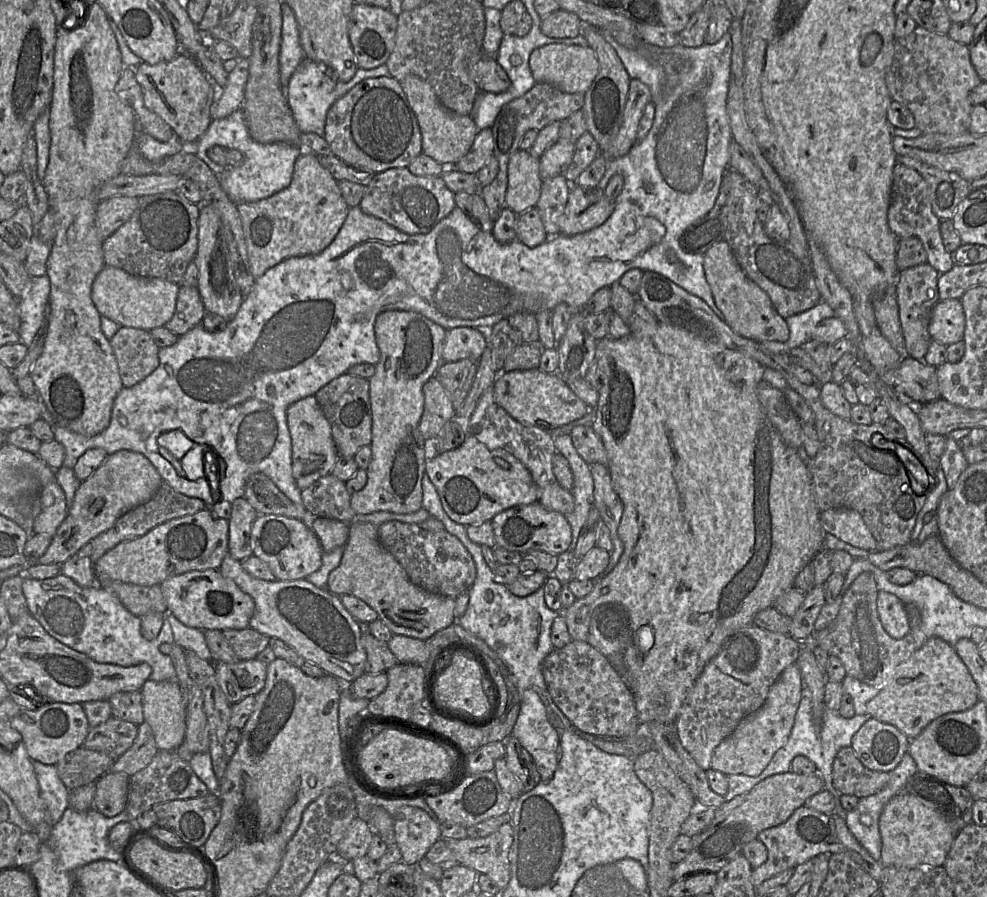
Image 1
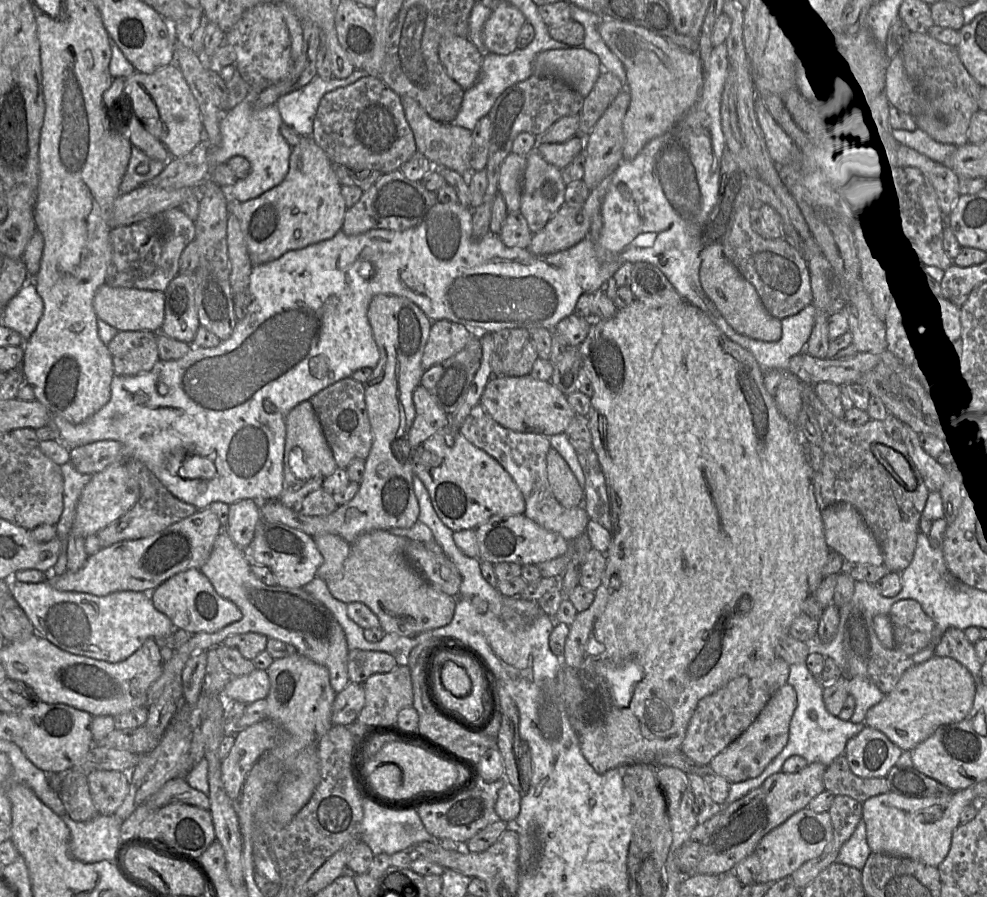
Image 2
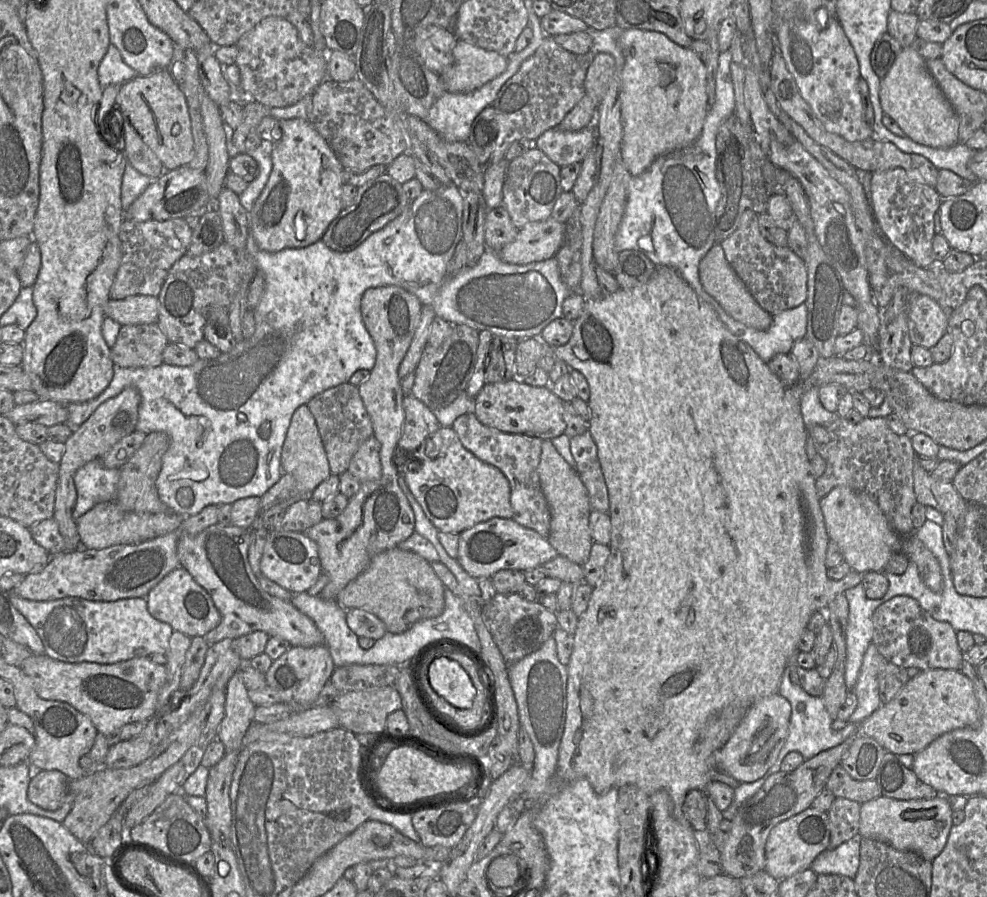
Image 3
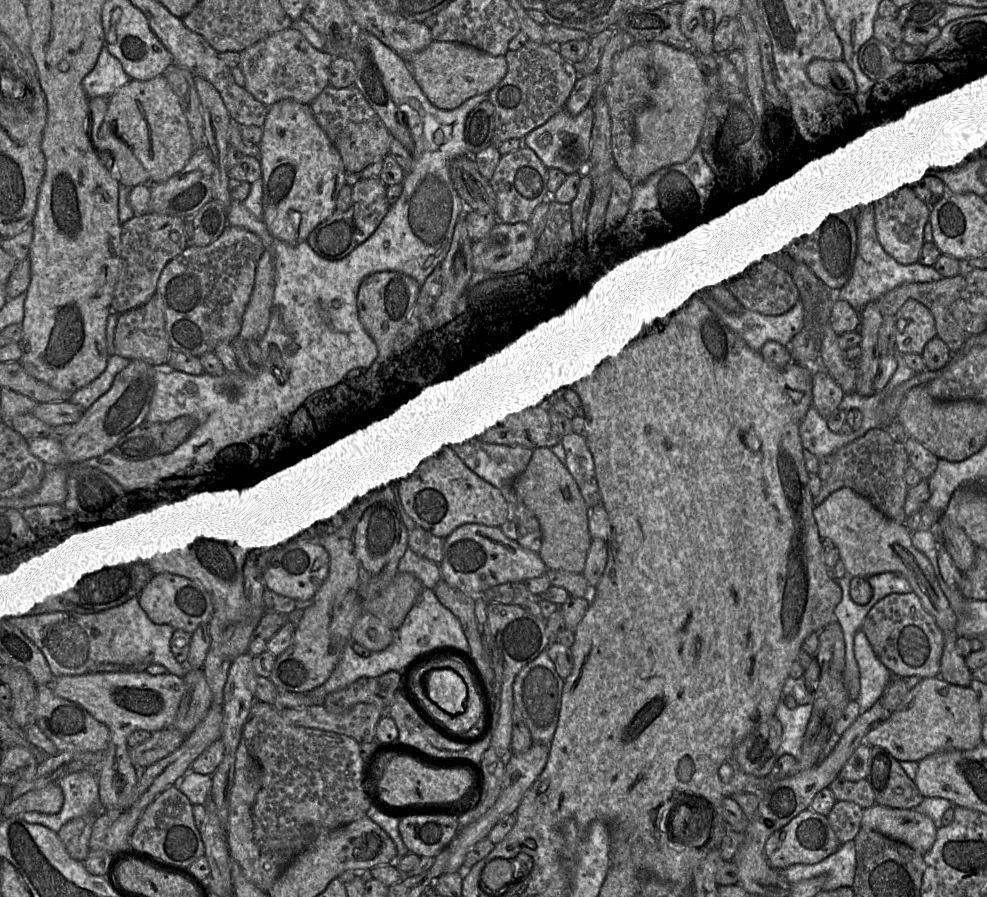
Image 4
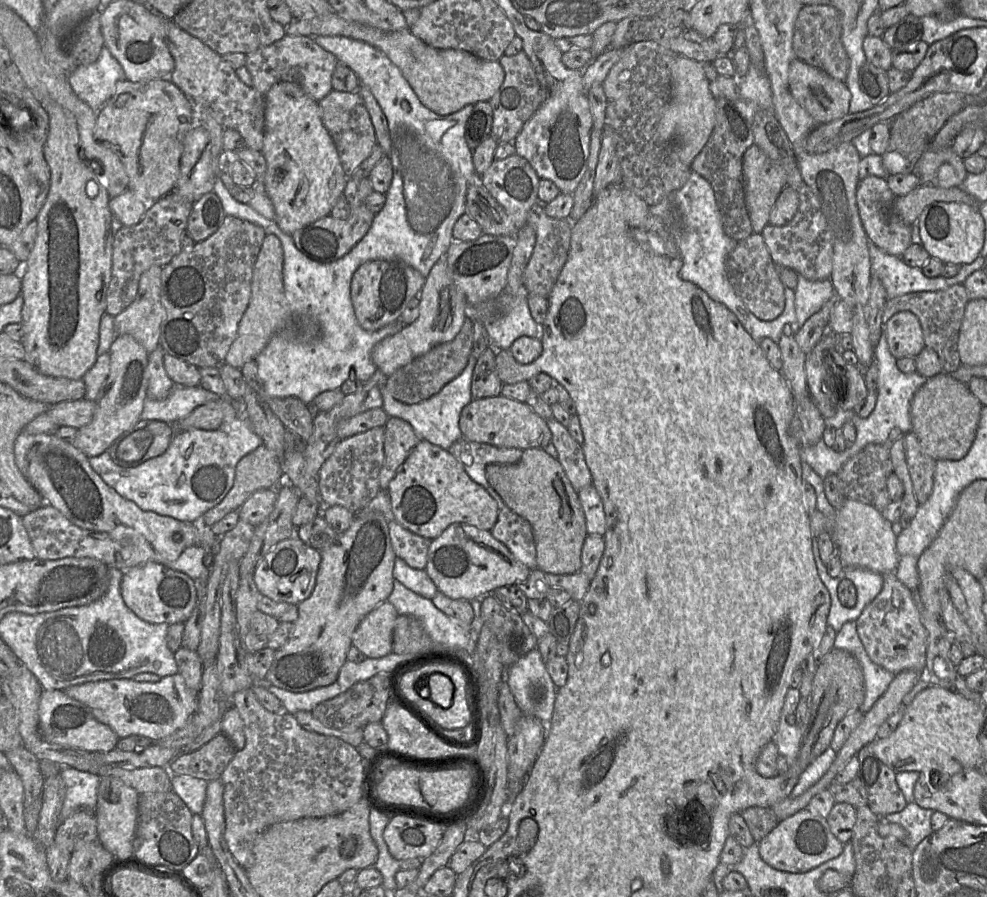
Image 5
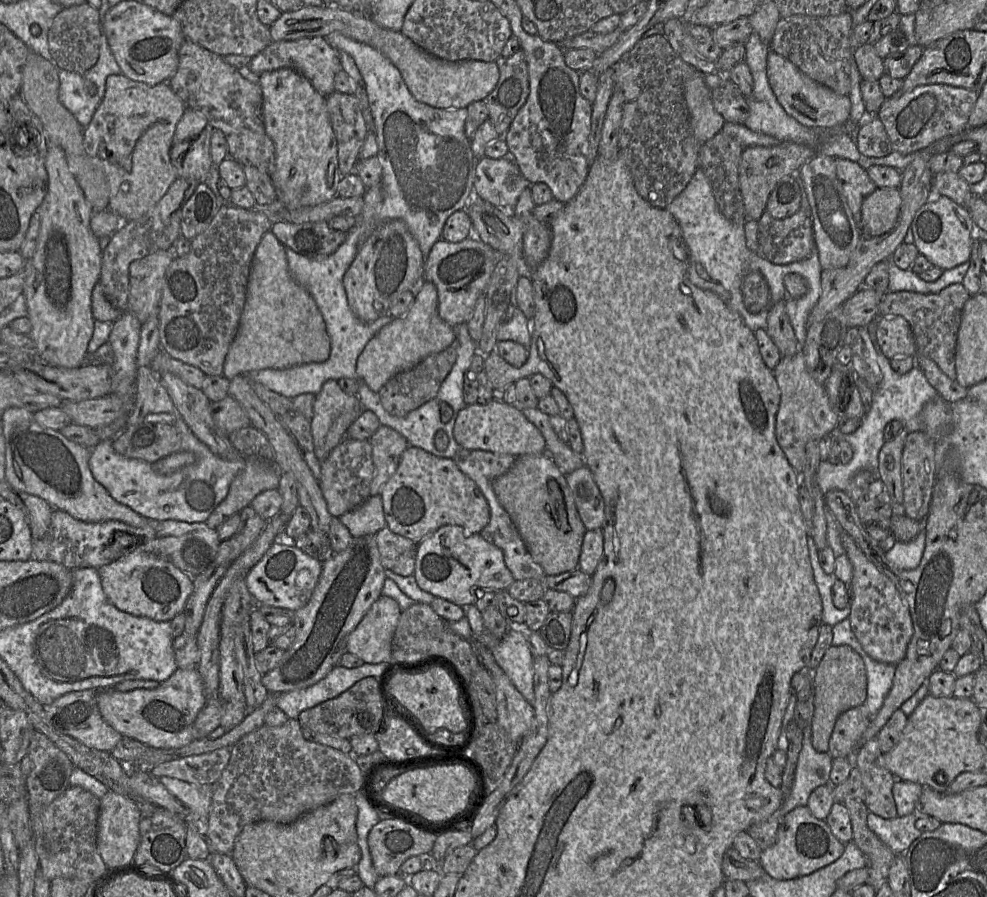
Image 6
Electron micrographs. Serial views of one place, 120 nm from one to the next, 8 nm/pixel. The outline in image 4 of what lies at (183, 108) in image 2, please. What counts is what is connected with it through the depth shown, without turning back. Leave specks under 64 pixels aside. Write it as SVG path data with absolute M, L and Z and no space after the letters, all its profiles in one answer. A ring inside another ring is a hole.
M164 75L148 81L130 80L108 98L103 123L132 150L149 174L150 184L164 182L179 173L194 152L187 119L178 97Z

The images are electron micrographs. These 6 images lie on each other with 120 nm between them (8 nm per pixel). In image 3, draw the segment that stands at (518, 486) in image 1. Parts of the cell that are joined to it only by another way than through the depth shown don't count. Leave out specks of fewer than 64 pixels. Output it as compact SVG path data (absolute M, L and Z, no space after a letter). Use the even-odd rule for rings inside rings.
M452 426L440 427L417 450L411 452L409 459L410 462L404 467L405 482L425 516L439 531L460 534L495 517L513 518L509 480L497 467L483 462L467 450Z

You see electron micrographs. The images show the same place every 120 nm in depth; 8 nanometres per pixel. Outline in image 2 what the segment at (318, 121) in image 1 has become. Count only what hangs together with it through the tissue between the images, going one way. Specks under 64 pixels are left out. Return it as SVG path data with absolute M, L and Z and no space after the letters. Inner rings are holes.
M355 69L345 79L325 80L319 76L304 87L281 96L276 102L282 121L301 136L312 136L313 122L322 97L337 88L348 86L368 76L363 69Z

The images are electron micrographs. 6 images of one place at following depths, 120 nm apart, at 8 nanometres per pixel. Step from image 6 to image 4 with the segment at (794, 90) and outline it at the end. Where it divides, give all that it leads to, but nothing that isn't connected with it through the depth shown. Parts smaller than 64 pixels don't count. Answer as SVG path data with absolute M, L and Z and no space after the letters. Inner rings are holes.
M813 60L806 69L809 79L816 85L851 98L855 102L857 85L851 69L843 61Z

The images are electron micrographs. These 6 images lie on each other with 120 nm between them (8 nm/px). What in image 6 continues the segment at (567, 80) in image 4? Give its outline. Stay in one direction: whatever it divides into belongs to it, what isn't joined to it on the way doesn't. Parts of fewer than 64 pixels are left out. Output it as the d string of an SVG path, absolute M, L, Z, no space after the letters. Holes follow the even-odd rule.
M522 49L511 57L499 57L499 80L494 90L484 99L489 119L499 136L504 136L519 110L525 104L529 92L529 73Z

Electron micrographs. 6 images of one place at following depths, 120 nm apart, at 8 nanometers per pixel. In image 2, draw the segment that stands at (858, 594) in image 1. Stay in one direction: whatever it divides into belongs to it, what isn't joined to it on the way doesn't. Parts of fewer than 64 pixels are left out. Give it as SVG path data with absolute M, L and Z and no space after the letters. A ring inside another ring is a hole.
M853 607L846 620L843 649L847 661L845 675L849 678L867 678L885 695L894 689L904 672L914 665L912 657L901 650L886 648L881 643L874 629L873 616L863 607Z

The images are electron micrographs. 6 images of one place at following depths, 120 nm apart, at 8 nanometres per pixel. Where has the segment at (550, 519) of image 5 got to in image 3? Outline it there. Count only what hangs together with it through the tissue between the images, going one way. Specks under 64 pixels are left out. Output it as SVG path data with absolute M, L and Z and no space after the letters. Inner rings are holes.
M544 440L542 443L538 475L551 514L550 532L547 539L559 555L583 566L590 557L594 543L590 531L592 508L588 490L575 468L561 456L551 440Z

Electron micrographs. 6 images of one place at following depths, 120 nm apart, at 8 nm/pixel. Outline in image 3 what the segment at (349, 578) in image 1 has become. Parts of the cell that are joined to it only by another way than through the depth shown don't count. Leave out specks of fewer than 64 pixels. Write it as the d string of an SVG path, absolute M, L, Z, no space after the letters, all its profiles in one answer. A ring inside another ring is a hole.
M399 547L373 557L368 567L337 596L345 609L359 608L381 619L390 633L400 634L416 622L440 616L445 609L445 586L432 565L420 555Z

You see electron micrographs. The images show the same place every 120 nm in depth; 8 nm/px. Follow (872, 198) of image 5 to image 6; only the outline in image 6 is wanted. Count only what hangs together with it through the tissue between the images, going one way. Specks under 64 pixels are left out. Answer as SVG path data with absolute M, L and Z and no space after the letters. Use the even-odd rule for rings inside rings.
M836 158L836 173L843 187L848 205L857 224L861 226L861 208L864 199L873 193L877 186L866 169L857 162L846 158Z

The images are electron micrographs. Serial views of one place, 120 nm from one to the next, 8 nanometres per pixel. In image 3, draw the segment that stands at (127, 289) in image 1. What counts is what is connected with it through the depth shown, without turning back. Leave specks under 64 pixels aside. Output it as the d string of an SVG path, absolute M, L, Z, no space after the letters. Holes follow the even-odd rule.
M133 295L122 300L109 299L105 317L123 325L152 324L158 322L158 297Z

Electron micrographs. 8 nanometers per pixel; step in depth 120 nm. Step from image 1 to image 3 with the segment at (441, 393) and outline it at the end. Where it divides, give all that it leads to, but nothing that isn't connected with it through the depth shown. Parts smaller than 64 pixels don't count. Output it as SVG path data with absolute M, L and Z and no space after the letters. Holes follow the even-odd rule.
M412 395L404 396L403 409L405 421L398 447L413 452L441 426L434 412Z

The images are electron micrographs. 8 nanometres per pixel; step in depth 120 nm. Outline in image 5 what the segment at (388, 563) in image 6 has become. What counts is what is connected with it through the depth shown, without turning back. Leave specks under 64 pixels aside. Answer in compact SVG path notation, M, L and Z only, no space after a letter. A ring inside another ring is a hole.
M395 520L389 521L389 534L397 558L403 559L414 569L425 569L429 546L433 539L414 534Z

